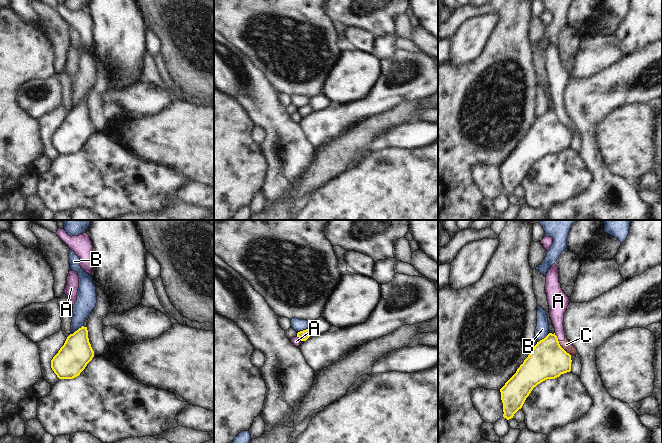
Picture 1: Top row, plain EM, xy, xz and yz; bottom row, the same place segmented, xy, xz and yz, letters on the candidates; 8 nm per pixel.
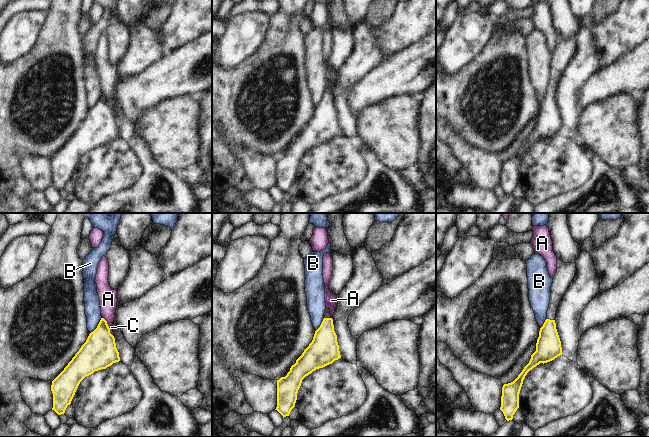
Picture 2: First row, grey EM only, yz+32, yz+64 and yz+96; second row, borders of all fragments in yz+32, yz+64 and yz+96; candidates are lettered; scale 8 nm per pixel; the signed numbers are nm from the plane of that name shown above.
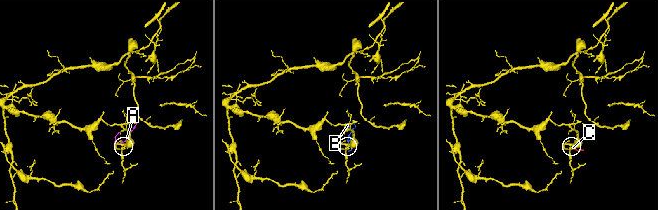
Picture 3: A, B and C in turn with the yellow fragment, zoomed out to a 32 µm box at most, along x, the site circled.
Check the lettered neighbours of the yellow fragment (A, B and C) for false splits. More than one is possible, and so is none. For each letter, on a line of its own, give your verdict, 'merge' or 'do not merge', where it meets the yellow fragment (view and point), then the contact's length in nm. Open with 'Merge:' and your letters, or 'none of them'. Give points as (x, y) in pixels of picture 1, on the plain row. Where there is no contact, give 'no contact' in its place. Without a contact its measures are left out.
Merge: none of them
A: do not merge; meets yellow in xz at (299, 114); contact 70 nm long
B: do not merge; meets yellow in yz at (544, 114); contact 130 nm long
C: do not merge; meets yellow in yz at (561, 123); contact 160 nm long

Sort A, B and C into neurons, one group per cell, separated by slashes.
A C / B

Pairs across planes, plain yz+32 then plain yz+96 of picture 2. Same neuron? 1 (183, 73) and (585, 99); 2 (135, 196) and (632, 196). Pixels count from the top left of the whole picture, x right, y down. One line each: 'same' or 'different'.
1: same
2: same

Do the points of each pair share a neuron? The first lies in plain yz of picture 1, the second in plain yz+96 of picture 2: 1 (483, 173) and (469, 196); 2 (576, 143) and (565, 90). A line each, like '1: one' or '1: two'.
1: two
2: one

